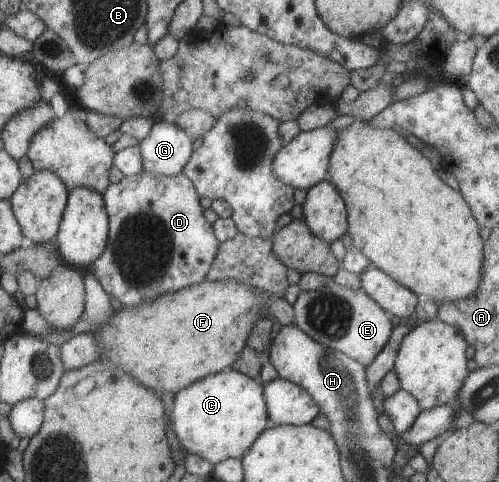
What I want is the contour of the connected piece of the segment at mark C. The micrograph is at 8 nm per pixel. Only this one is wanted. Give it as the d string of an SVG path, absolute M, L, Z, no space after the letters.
M231 368L217 374L210 374L178 392L168 418L170 418L172 432L178 437L181 447L188 453L202 456L213 466L227 459L241 460L244 454L250 450L250 446L256 442L258 436L264 430L275 426L275 423L268 417L264 385Z

